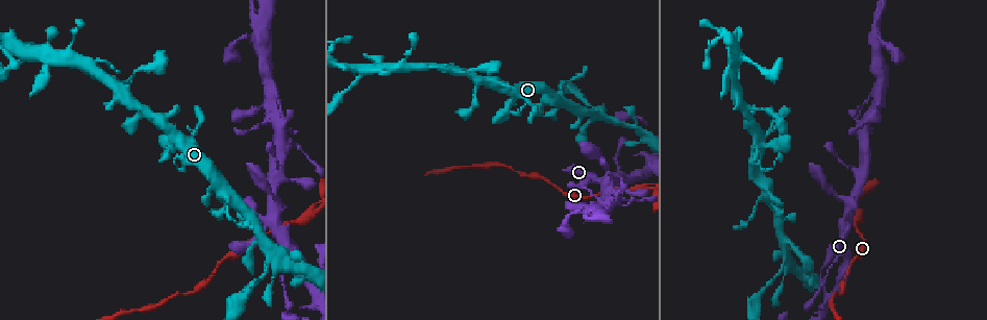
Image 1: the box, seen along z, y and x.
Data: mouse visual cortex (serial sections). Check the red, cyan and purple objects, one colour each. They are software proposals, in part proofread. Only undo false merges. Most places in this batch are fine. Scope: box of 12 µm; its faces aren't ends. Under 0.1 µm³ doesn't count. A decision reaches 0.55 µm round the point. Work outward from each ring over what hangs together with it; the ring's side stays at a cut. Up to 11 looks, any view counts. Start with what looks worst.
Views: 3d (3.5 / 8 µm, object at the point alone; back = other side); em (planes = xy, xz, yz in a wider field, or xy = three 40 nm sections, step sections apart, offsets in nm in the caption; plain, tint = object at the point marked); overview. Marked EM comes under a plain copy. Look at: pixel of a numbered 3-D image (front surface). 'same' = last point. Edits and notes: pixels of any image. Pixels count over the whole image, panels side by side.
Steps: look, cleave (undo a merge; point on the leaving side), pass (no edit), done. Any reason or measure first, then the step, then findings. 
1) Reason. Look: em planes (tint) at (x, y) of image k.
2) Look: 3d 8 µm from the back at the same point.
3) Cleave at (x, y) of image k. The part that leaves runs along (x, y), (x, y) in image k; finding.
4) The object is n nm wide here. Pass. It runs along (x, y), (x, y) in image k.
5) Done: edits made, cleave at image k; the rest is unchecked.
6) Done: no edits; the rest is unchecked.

Three-way junction. Look: 3d 3.5 µm at (266, 223) of image 1.

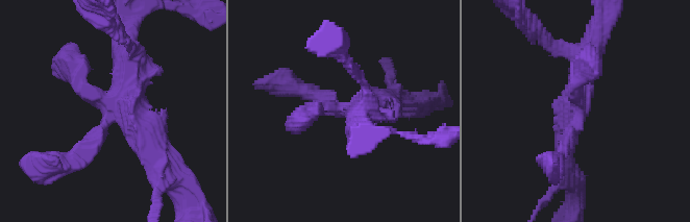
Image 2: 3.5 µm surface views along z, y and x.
Look: em xy step 1 (tint) at (113, 108) of image 2.

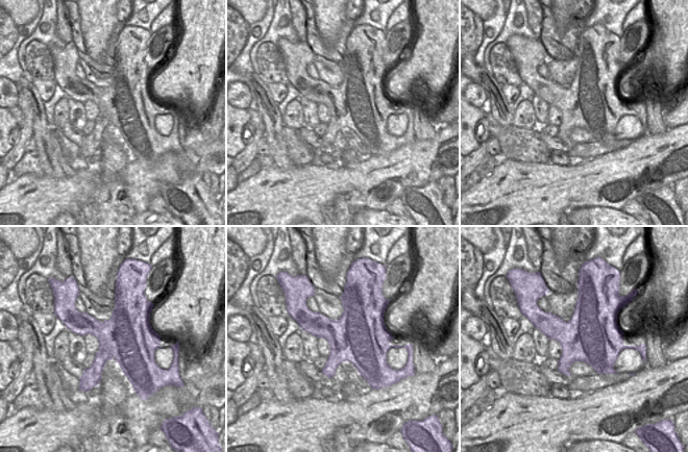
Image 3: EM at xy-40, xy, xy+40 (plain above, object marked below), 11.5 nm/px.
Pass. It runs along (73, 155), (124, 98), (121, 43) in image 2; all the same cell.

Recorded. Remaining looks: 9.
Three-way junction. Look: 3d 3.5 µm at (270, 250) of image 1.

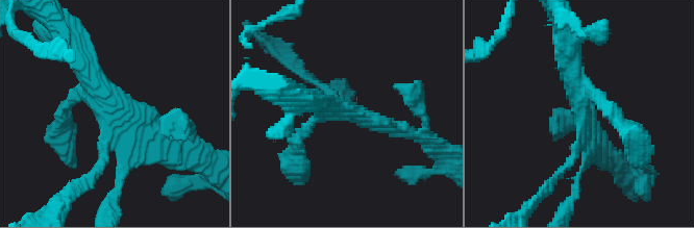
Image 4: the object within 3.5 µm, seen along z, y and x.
Need the tissue. Look: em xy step 2 (tint) at (346, 113) of image 4.

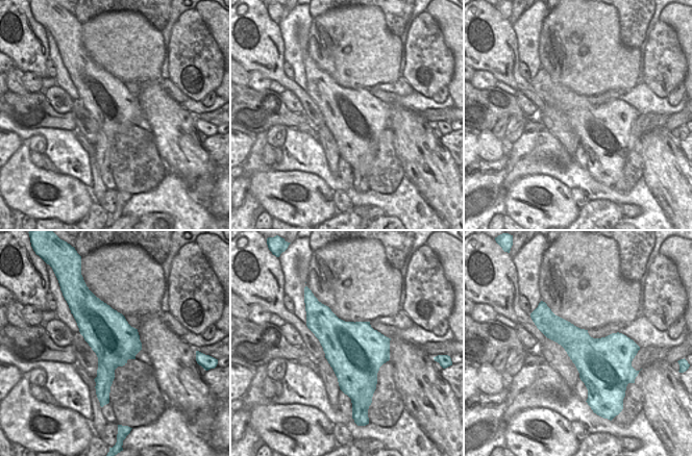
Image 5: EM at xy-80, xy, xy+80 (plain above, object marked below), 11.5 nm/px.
Another direction. Look: em xy step 5 (tint) at the same point.

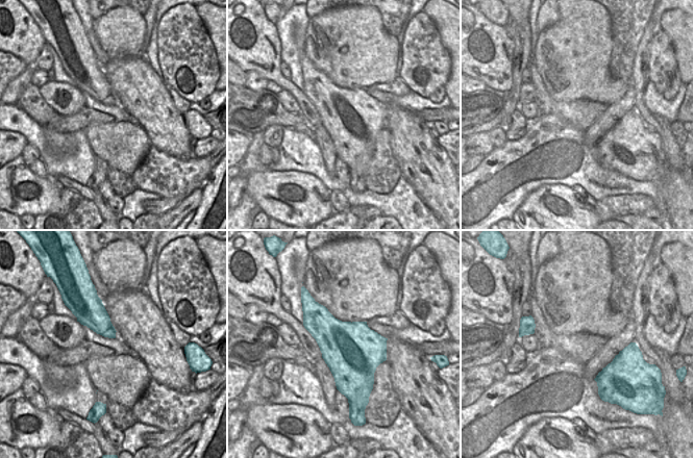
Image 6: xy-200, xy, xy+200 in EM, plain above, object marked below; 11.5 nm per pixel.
Pass. It runs along (76, 51), (98, 96), (166, 147) in image 4; continuous, no second cell.

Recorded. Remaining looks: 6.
Two arms in line, one across. Look: em xy step 1 (tint) at (738, 92) of image 1.

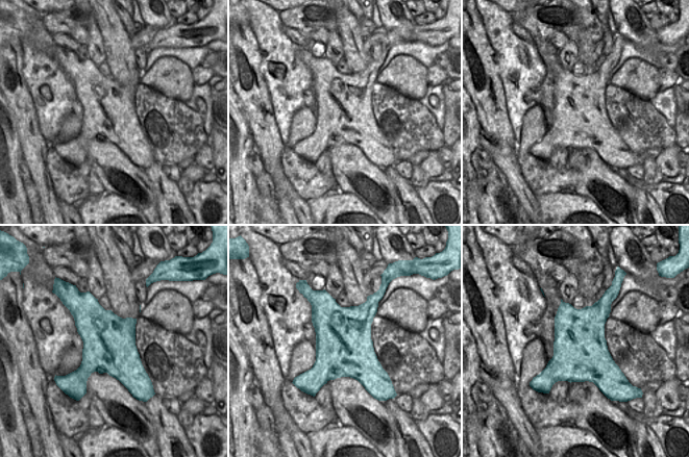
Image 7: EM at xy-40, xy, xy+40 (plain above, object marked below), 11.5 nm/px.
Look: 3d 3.5 µm at the same point.

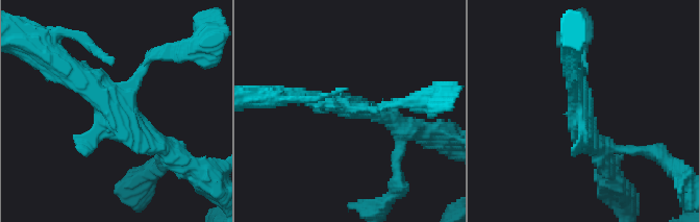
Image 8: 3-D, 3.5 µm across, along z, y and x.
The object is 650 nm wide here. Pass. It runs along (166, 149), (64, 69) in image 8; all the same cell.

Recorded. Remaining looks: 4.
Abrupt turn. Look: 3d 3.5 µm at (272, 106) of image 1.

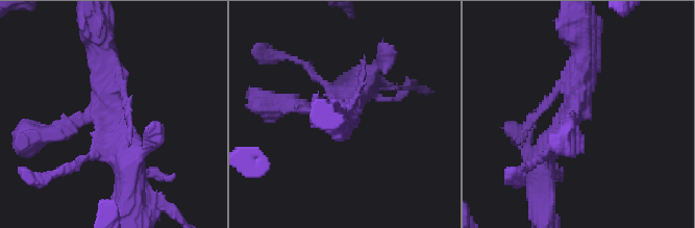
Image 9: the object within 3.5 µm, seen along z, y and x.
Need the tissue. Look: em xy step 3 (tint) at (112, 112) of image 9.

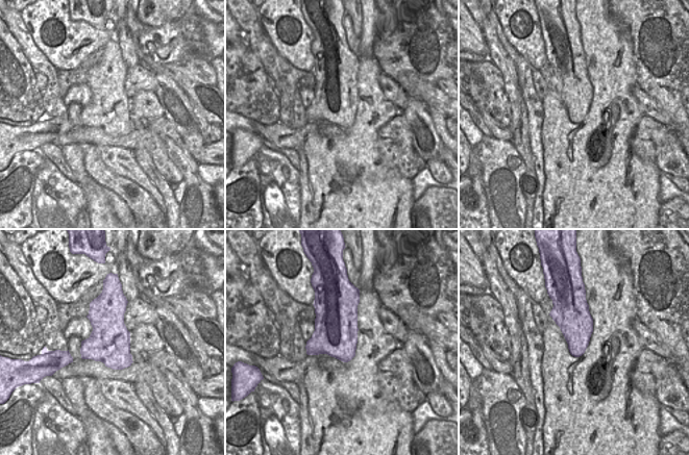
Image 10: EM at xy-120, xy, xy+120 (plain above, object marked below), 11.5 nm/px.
Pass. It runs along (540, 171), (575, 109), (582, 46) in image 9; one cell here.

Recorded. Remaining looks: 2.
Done: no edits; the rest is unchecked.

